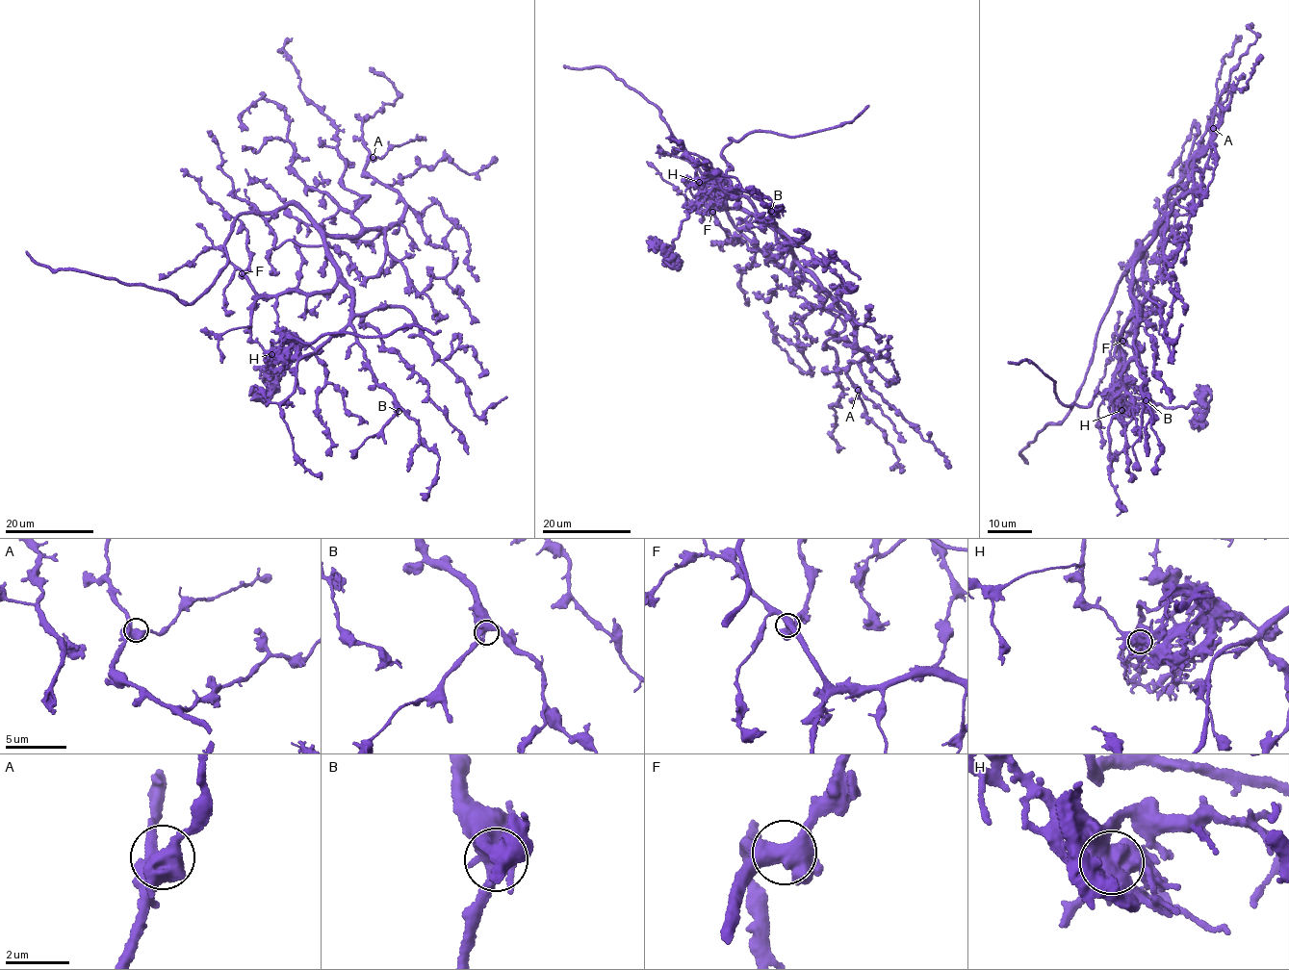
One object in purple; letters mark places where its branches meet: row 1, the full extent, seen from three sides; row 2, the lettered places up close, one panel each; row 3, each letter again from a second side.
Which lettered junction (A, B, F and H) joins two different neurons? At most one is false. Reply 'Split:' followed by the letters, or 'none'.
Split: H

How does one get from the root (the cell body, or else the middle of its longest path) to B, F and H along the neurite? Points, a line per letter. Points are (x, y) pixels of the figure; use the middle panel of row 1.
B: (796, 265), (797, 260), (787, 249), (790, 243), (787, 241), (790, 242), (767, 216), (775, 212), (771, 211)
F: (796, 265), (790, 243), (780, 242), (759, 217), (729, 210), (714, 199), (712, 212)
H: (796, 265), (787, 249), (790, 242), (760, 221), (754, 205), (734, 196), (726, 183), (699, 181)

